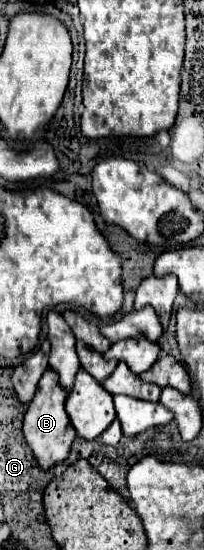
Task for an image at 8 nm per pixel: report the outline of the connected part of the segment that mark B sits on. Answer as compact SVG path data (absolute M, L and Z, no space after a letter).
M47 370L43 378L39 380L39 388L35 398L29 402L25 420L23 420L23 434L29 444L29 448L35 452L35 458L43 470L49 470L51 466L67 460L71 452L71 444L77 436L67 412L65 412L65 400L67 400L67 390L59 384L59 376L55 370Z

